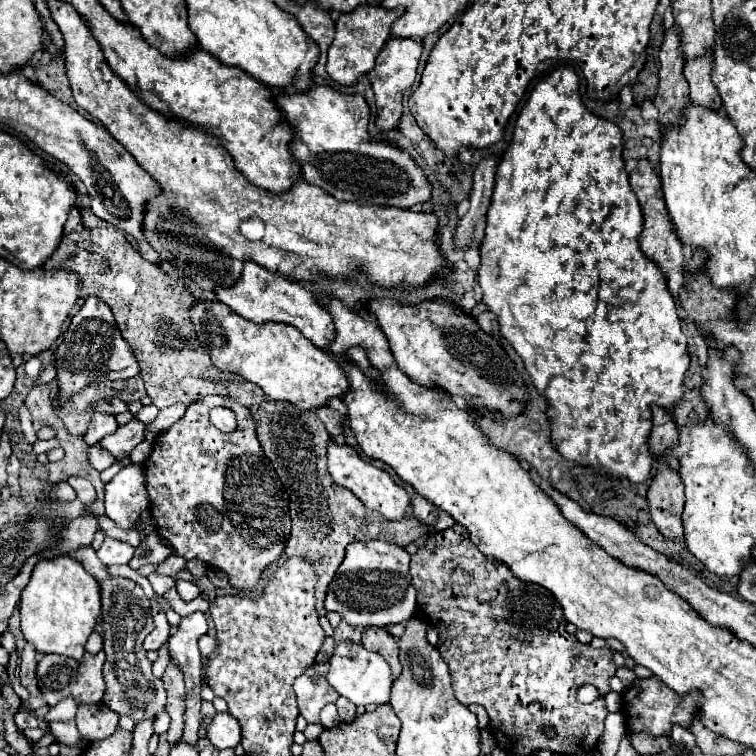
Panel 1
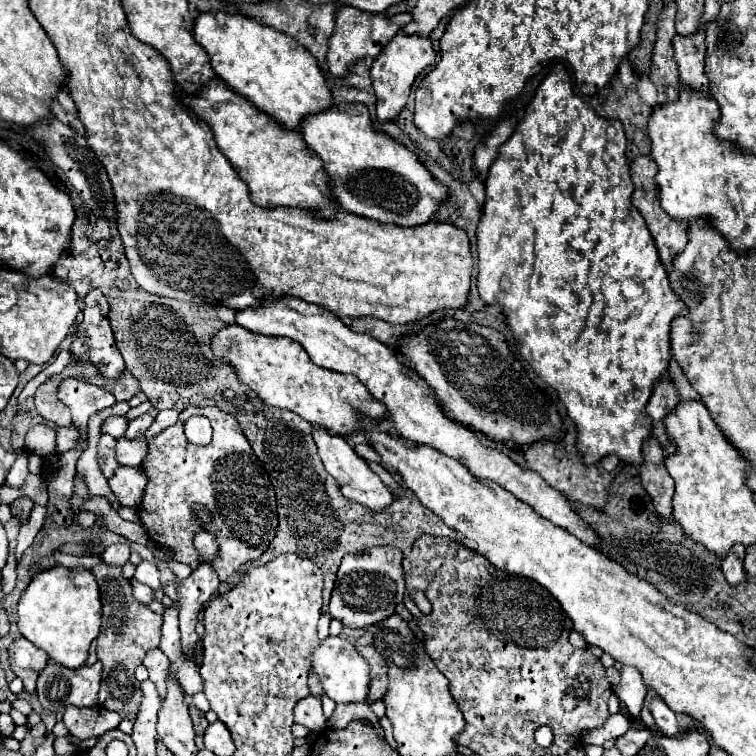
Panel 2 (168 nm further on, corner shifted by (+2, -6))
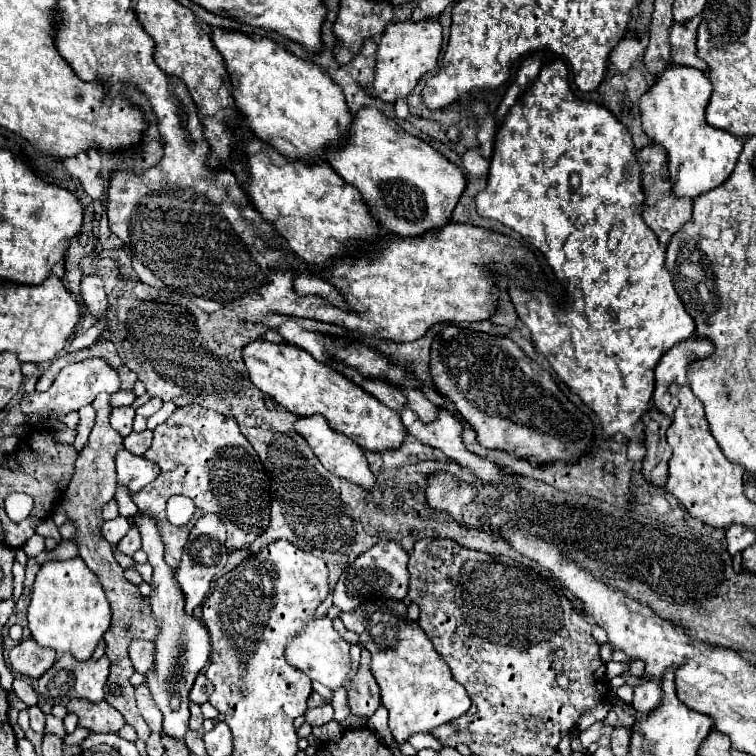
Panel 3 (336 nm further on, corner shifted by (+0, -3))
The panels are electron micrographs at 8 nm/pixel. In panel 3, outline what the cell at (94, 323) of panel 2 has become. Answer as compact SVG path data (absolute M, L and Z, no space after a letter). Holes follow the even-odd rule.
M86 275L82 277L80 283L80 295L84 305L88 307L88 311L98 319L104 321L104 313L106 313L106 293L104 293L104 285L102 279L98 279L96 275Z

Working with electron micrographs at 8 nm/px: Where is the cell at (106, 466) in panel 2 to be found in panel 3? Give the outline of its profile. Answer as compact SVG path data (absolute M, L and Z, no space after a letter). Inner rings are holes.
M98 395L92 403L92 407L96 409L96 425L90 433L90 439L84 447L84 457L82 451L76 459L76 471L72 475L72 481L68 485L68 489L64 491L64 501L62 501L62 511L66 513L68 521L74 523L76 527L76 537L74 543L78 547L78 555L84 559L84 563L98 575L108 601L112 605L112 623L108 627L108 631L104 633L104 641L106 641L106 655L110 659L110 677L106 681L106 695L104 699L122 713L122 717L126 719L128 725L132 725L138 733L138 739L146 741L150 737L150 729L144 723L142 715L138 713L136 707L136 699L134 699L134 687L130 685L130 677L134 675L134 667L128 659L128 645L130 639L146 639L146 641L154 641L158 637L158 629L156 629L156 621L154 615L150 611L150 599L142 597L138 591L138 585L132 585L130 581L124 579L124 569L118 565L118 561L112 555L112 545L106 543L106 539L102 539L100 527L104 523L100 511L102 507L114 497L116 491L116 467L114 467L114 455L123 449L123 437L120 437L112 427L110 427L110 395Z

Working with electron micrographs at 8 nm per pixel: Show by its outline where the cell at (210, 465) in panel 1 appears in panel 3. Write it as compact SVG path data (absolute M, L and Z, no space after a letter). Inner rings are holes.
M200 405L176 407L176 411L154 429L154 443L144 457L160 465L160 475L132 499L140 511L156 515L160 537L166 547L164 559L170 567L178 567L190 529L196 519L206 513L218 515L226 525L228 549L248 547L266 529L270 521L268 475L234 419ZM172 495L186 495L196 505L192 521L184 527L176 527L166 519L166 501Z

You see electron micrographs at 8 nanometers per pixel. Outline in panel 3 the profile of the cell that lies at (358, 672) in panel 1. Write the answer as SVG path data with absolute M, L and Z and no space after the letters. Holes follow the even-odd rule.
M312 617L306 627L286 643L286 661L294 665L294 669L306 673L312 681L320 681L328 689L336 691L344 687L344 679L350 671L350 643L344 641L344 637L332 627L332 621L328 617Z

